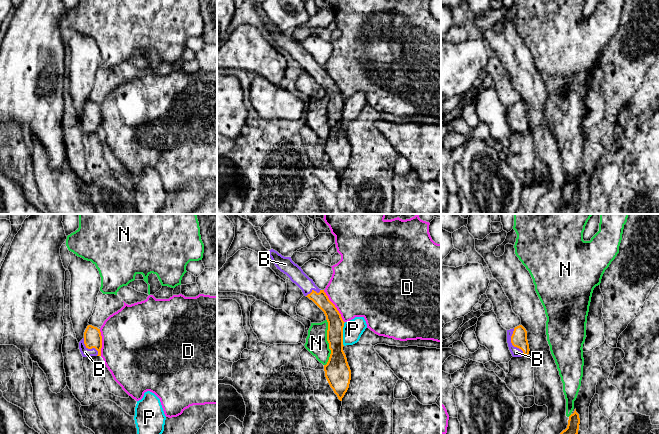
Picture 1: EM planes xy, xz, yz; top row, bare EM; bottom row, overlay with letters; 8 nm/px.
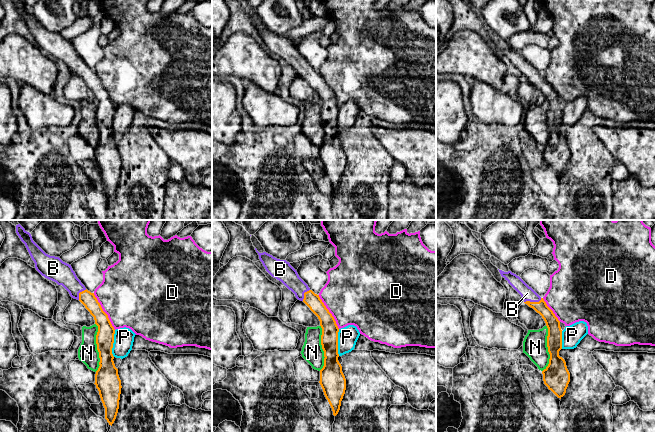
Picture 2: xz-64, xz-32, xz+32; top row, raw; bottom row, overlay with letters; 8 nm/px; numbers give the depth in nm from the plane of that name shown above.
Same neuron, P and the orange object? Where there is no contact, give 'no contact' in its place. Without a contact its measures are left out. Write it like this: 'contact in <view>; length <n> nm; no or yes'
contact in xz; length 190 nm; no

